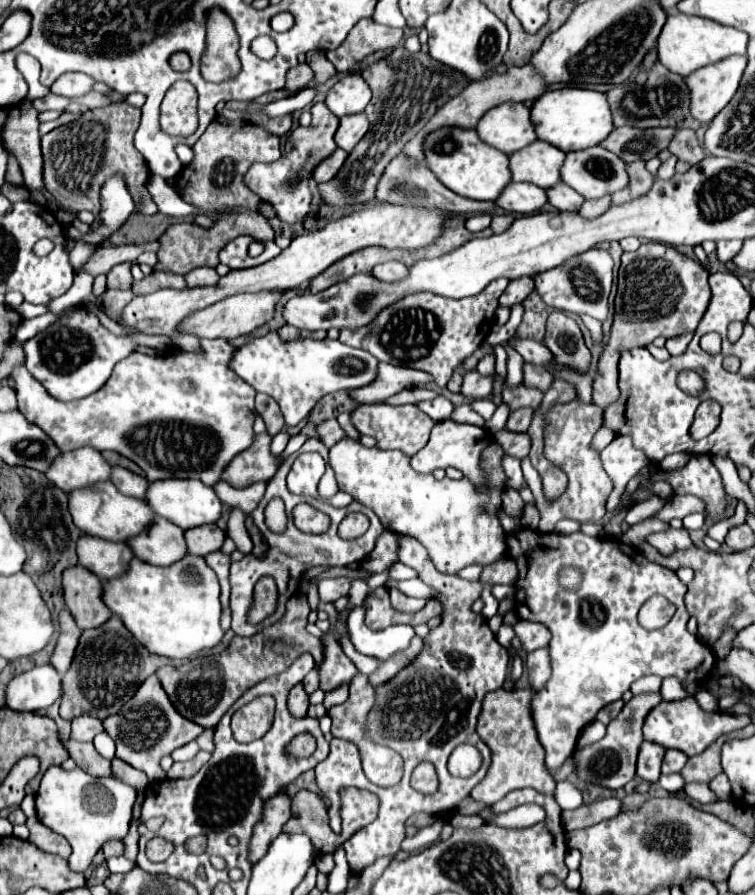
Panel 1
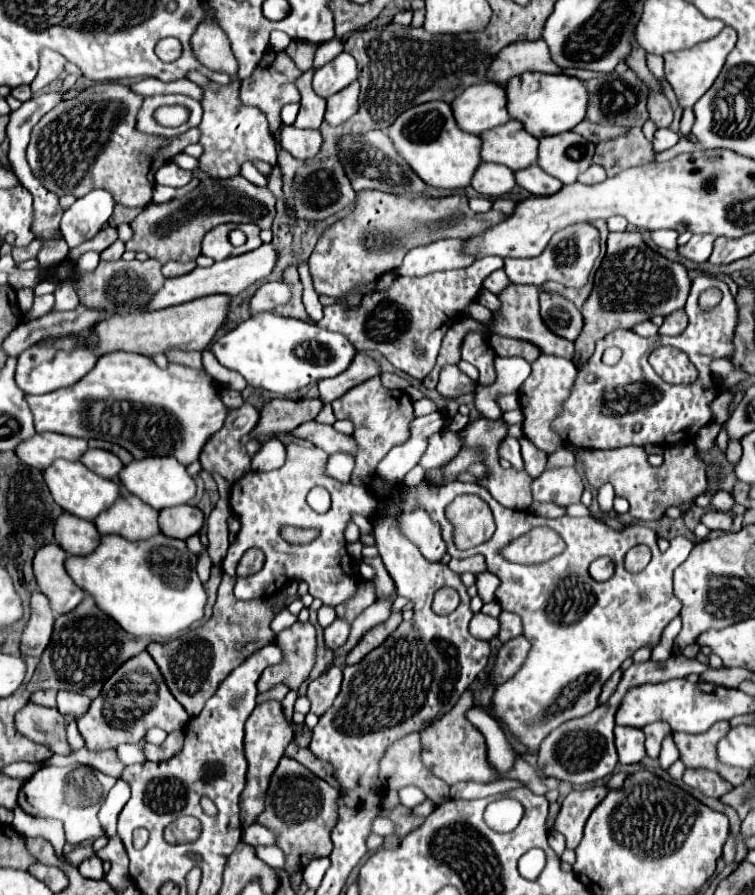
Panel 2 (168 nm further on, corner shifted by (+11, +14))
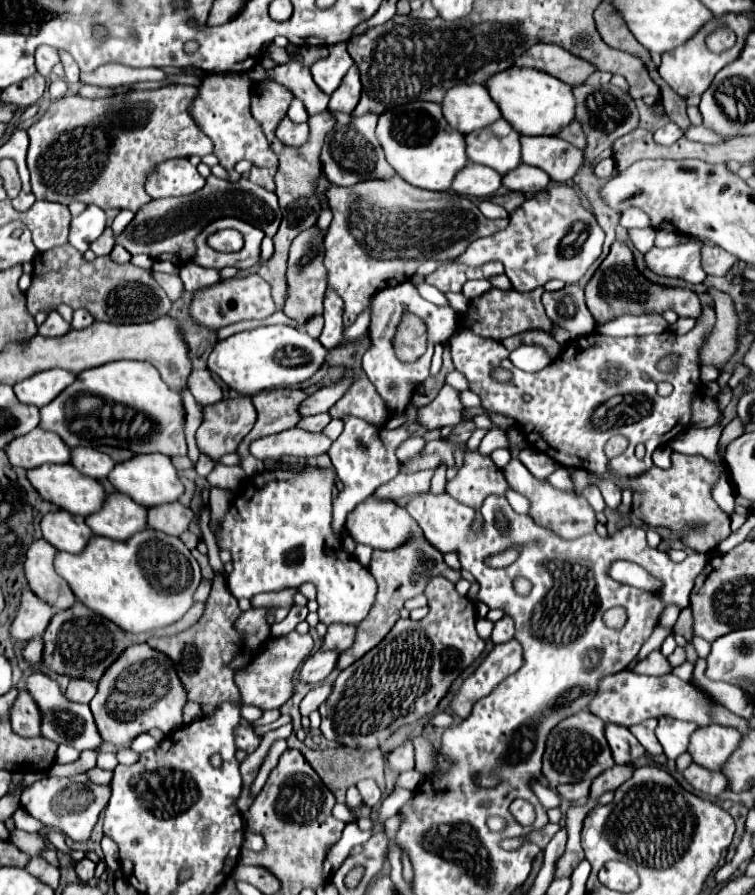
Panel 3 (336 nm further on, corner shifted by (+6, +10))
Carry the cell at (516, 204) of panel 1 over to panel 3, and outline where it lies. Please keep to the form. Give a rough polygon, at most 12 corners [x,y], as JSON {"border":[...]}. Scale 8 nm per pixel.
{"border":[[467,163],[451,183],[457,195],[491,197],[501,175]]}

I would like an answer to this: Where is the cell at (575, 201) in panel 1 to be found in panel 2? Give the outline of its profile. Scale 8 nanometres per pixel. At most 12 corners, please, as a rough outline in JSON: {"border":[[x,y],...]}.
{"border":[[538,165],[516,173],[532,195],[554,195],[564,187]]}

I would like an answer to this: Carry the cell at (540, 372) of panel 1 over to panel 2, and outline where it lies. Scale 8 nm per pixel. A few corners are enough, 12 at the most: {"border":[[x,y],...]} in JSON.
{"border":[[490,335],[496,355],[524,357],[534,363],[540,349],[528,341]]}

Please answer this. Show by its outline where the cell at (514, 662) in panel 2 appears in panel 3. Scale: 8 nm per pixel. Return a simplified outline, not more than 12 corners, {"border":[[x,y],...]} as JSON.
{"border":[[513,639],[495,645],[451,699],[467,718],[477,699],[491,693],[523,663]]}

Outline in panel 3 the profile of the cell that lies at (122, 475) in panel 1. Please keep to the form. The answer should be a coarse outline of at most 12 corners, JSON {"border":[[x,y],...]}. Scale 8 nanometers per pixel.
{"border":[[73,447],[69,463],[93,477],[107,477],[115,465],[91,447]]}

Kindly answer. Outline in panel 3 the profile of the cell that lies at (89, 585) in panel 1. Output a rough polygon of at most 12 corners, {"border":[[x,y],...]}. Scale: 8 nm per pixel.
{"border":[[29,545],[23,573],[31,591],[63,611],[75,603],[53,569],[57,549]]}

